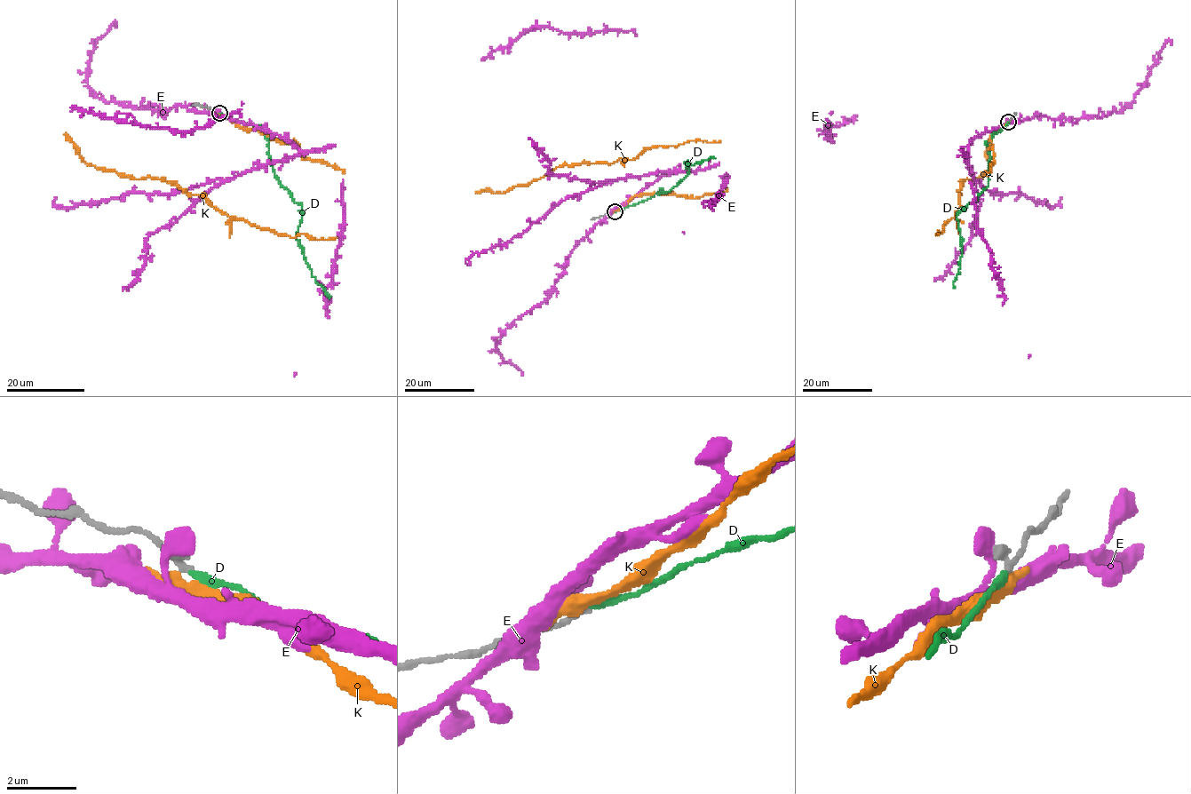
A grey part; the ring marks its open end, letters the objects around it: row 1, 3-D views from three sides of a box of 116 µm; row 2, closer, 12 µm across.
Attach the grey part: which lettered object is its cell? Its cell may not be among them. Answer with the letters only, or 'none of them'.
D

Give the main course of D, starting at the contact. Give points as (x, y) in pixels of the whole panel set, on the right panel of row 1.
D: (1008, 122), (996, 132), (988, 146), (988, 185), (956, 215), (962, 254), (954, 287)

